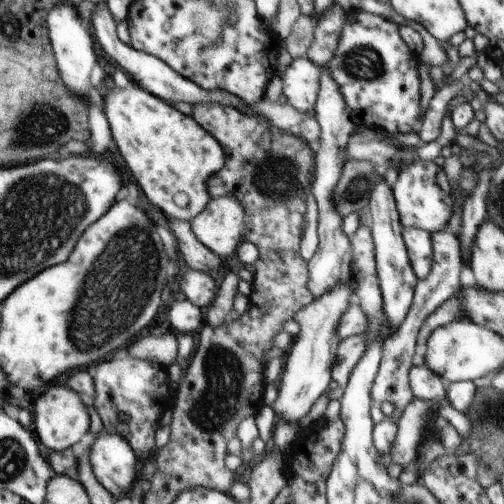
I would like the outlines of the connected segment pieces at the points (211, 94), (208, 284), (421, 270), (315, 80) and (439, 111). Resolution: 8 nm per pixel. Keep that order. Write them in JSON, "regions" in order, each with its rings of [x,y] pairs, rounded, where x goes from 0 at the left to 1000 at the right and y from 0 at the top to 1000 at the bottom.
{"regions":[[[[208,4],[190,6],[190,16],[187,16],[187,24],[181,24],[181,34],[177,38],[183,52],[188,56],[190,79],[198,83],[198,91],[218,115],[226,117],[226,123],[232,123],[234,135],[238,135],[258,159],[278,175],[292,177],[296,185],[317,192],[321,198],[327,198],[337,206],[353,202],[373,202],[373,206],[381,208],[391,208],[393,204],[456,206],[482,224],[504,228],[504,222],[492,214],[492,208],[484,200],[478,200],[470,190],[464,190],[464,187],[456,187],[456,183],[448,183],[448,179],[440,177],[411,181],[409,177],[397,175],[397,171],[385,167],[385,163],[373,159],[373,155],[357,151],[357,147],[347,139],[341,139],[333,127],[321,123],[317,115],[310,115],[310,111],[294,107],[292,103],[270,99],[258,87],[252,89],[242,83],[242,79],[234,75],[230,62],[234,46],[222,36],[222,28]]],[[[373,536],[357,560],[357,571],[365,579],[365,587],[397,611],[413,611],[425,601],[429,587],[429,560],[419,544]]],[[[800,452],[798,468],[821,544],[827,556],[841,556],[857,540],[861,496],[855,462],[837,454]]],[[[607,111],[585,115],[560,147],[560,183],[571,202],[595,222],[611,222],[627,210],[635,179],[635,131],[631,121]]],[[[889,169],[863,177],[863,187],[853,198],[839,232],[835,258],[829,264],[835,286],[853,286],[873,270],[877,238],[889,218],[889,204]]]]}

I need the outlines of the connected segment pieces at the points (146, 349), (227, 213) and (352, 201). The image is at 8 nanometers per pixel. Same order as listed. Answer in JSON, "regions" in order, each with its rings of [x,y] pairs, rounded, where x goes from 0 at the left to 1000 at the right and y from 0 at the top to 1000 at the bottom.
{"regions":[[[[337,657],[323,665],[286,667],[262,683],[258,694],[250,698],[262,710],[294,714],[313,714],[325,722],[341,722],[353,706],[351,661]]],[[[466,391],[421,393],[413,409],[377,438],[385,468],[437,512],[456,512],[480,476],[484,417]]],[[[694,317],[683,325],[679,353],[663,377],[663,409],[671,413],[675,429],[685,431],[698,421],[716,421],[730,409],[734,383],[746,361],[764,357],[764,351],[746,339],[746,329],[730,317]]]]}

